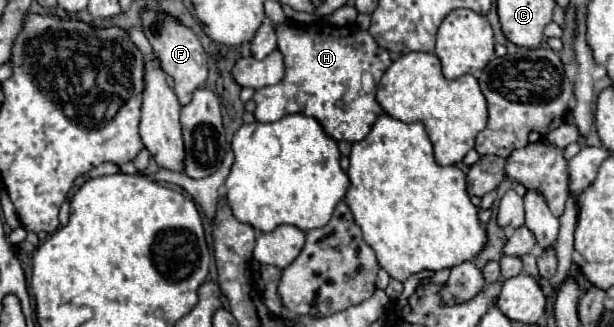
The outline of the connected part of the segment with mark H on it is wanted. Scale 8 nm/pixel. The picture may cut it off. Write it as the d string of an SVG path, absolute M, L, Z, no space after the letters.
M282 24L276 26L276 36L278 50L284 56L286 74L282 82L254 94L256 120L274 122L288 114L304 114L316 118L336 142L360 142L370 132L374 120L384 112L372 92L362 92L362 74L368 70L374 76L374 82L378 82L392 64L390 54L382 50L368 32L362 32L356 26L322 24L320 28L316 24Z

